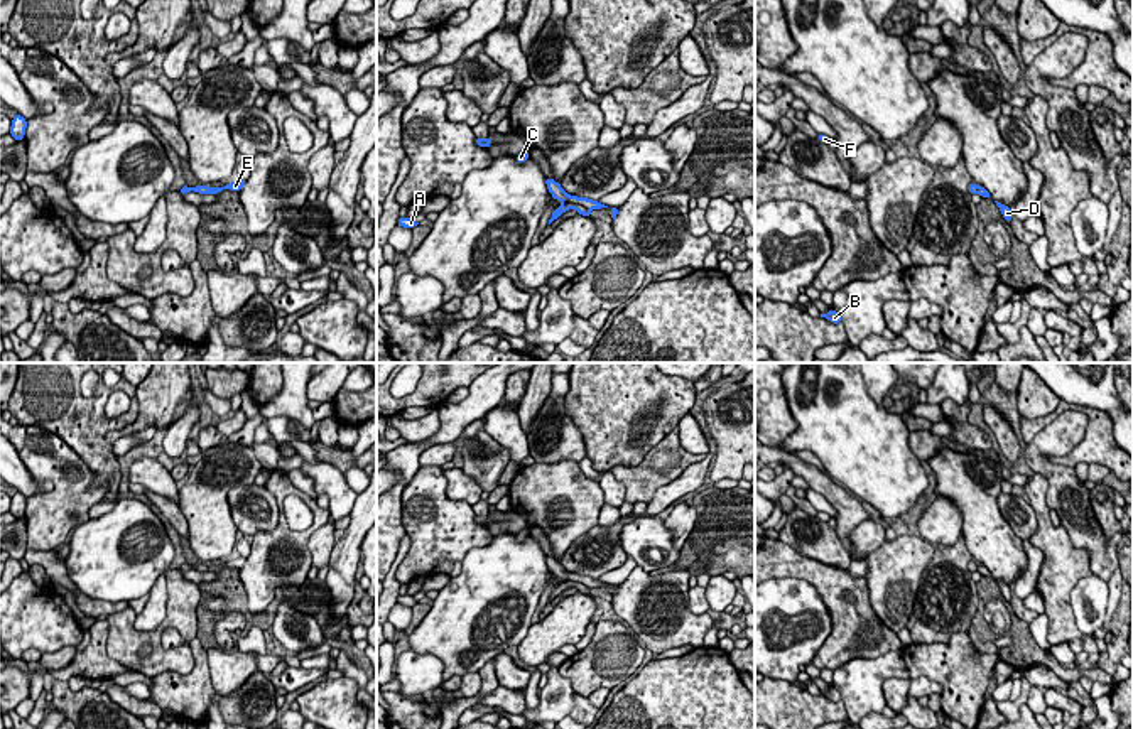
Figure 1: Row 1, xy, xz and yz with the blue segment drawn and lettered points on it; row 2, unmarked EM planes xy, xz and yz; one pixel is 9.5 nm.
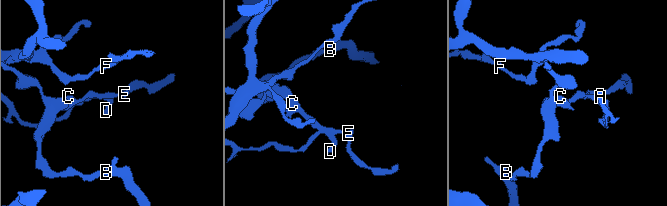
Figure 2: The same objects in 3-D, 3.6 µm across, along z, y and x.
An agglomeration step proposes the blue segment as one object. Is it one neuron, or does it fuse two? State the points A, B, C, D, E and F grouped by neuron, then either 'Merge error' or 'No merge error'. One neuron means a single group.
Groups: A D F / B C E. Merge error

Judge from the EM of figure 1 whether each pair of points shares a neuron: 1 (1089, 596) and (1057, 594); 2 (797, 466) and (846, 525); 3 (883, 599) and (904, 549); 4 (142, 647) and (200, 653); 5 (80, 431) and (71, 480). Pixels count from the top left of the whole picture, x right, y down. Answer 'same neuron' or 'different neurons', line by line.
1: different neurons
2: same neuron
3: same neuron
4: different neurons
5: different neurons

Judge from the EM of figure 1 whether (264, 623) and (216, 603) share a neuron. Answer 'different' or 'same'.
different

